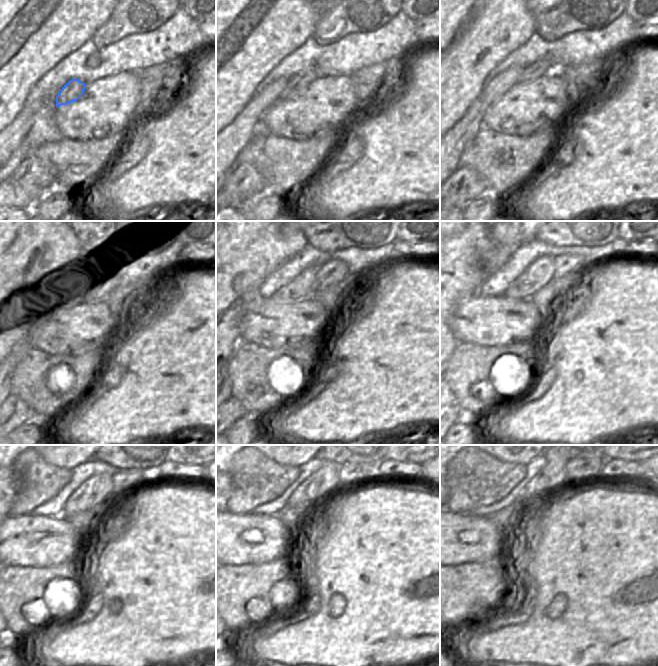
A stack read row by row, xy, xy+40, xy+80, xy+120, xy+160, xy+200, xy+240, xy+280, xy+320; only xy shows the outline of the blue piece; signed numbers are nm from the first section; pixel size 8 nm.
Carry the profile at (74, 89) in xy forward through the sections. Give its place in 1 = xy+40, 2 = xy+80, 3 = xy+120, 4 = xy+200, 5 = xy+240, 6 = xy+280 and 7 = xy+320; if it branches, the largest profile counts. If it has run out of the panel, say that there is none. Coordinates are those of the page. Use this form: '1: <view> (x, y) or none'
1: xy+40 (297, 84)
2: xy+80 (542, 67)
3: xy+120 (96, 286)
4: xy+200 (564, 265)
5: xy+240 (124, 479)
6: xy+280 (350, 473)
7: xy+320 (577, 469)

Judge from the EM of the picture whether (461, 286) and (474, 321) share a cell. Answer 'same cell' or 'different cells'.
different cells

